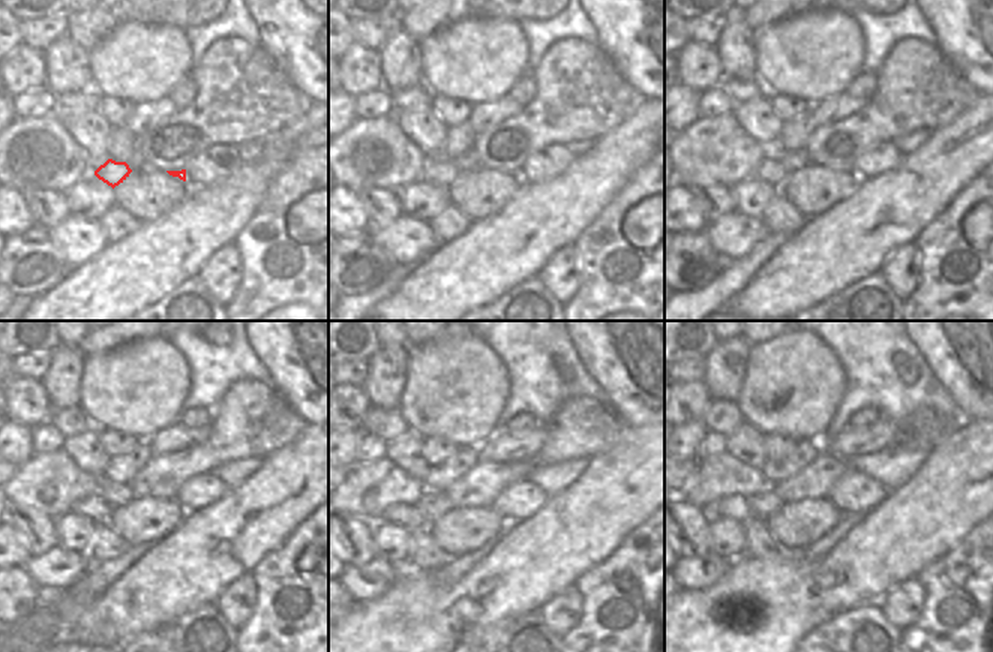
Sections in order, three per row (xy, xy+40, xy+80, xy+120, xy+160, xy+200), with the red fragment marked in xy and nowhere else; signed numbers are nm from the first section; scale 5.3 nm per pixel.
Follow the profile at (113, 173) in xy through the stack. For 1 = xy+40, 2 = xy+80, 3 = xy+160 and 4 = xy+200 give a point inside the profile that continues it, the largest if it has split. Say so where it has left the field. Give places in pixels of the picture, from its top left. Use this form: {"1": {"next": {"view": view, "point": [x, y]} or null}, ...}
{"1": {"next": {"view": "xy+40", "point": [441, 171]}}, "2": {"next": {"view": "xy+80", "point": [770, 170]}}, "3": {"next": {"view": "xy+160", "point": [410, 516]}}, "4": {"next": {"view": "xy+200", "point": [735, 507]}}}

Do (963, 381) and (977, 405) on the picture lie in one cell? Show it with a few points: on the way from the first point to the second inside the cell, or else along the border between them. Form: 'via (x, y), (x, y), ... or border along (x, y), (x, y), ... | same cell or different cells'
via (969, 387), (977, 394), (977, 399) | same cell

